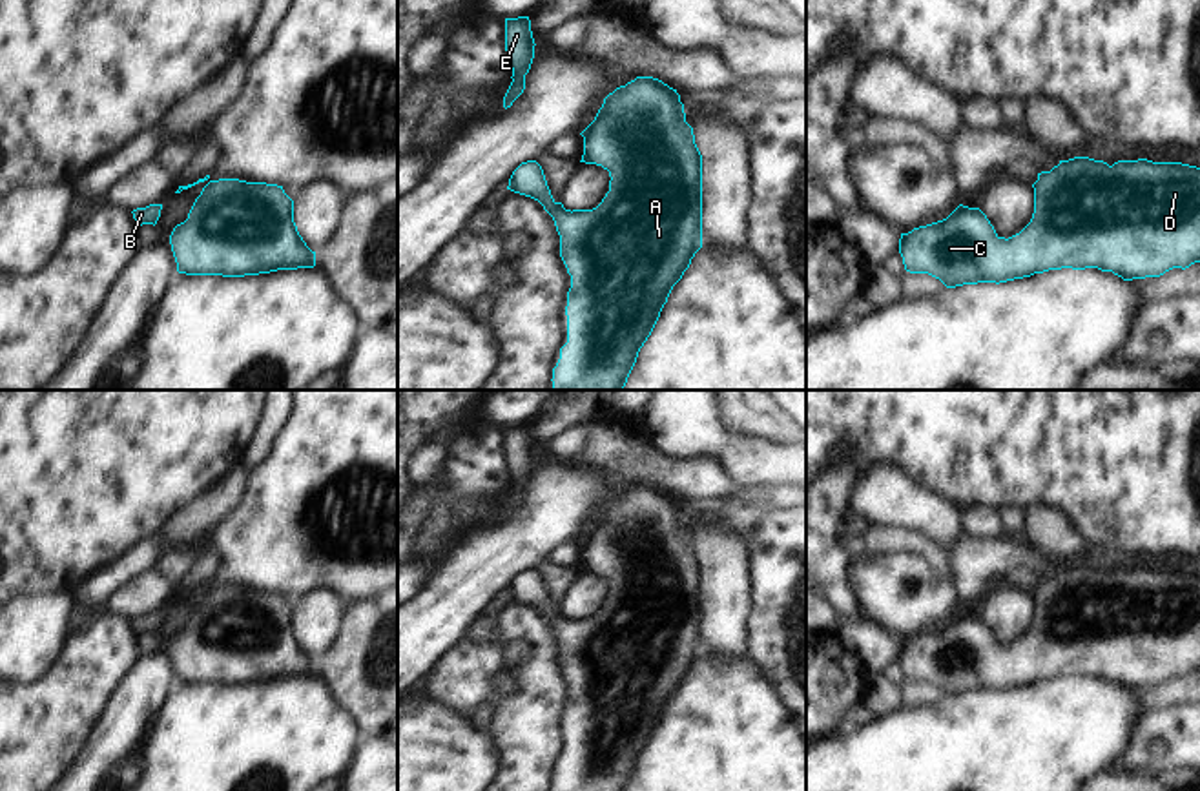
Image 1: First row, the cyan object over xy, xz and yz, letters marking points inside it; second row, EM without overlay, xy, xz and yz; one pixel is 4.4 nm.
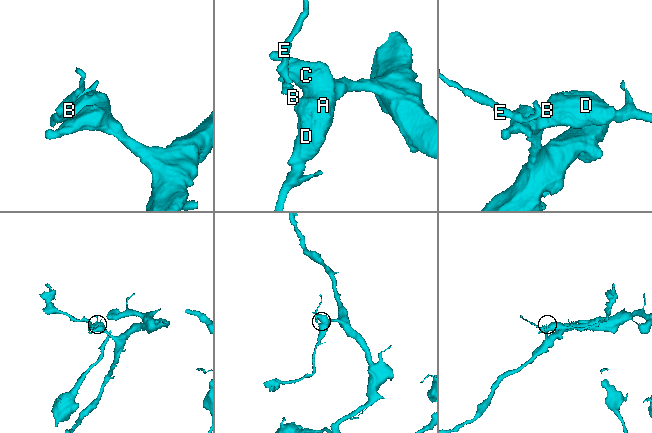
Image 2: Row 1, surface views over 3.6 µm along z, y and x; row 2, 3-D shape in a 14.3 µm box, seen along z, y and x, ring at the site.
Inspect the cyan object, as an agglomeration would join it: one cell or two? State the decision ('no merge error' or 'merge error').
no merge error

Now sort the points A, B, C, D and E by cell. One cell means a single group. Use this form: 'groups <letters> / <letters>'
groups A B C D E

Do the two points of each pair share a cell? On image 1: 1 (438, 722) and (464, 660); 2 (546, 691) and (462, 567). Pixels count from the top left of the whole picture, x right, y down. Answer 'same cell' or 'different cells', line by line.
1: different cells
2: different cells

